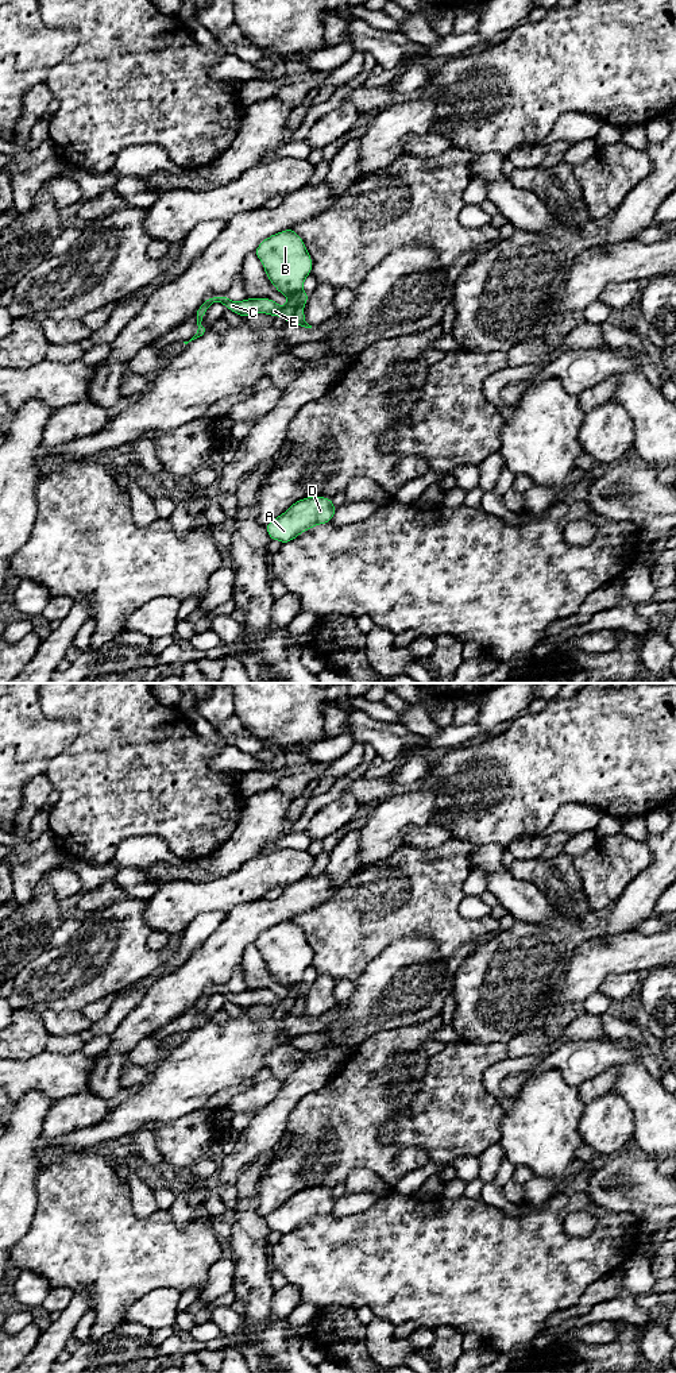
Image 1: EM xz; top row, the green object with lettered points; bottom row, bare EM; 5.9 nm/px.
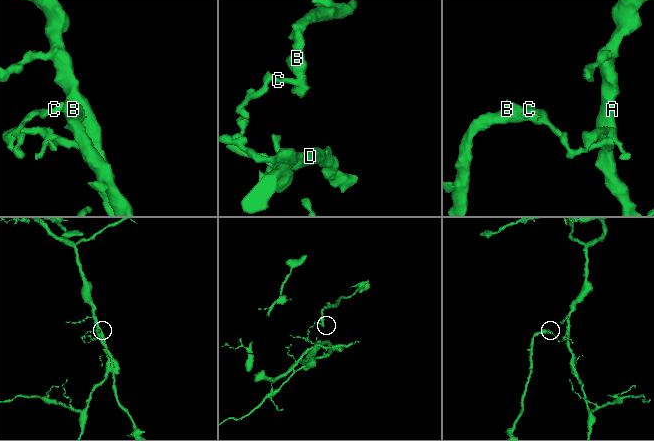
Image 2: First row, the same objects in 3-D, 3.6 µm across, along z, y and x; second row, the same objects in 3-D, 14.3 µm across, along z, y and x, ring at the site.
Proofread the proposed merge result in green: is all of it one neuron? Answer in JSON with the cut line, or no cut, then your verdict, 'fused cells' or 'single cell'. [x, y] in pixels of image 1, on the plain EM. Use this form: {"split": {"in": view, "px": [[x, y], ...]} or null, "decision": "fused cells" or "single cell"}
{"split": {"in": "xz", "px": [[306, 988], [298, 992], [288, 1013]]}, "decision": "fused cells"}

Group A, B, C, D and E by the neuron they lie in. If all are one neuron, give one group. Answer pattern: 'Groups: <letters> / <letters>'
Groups: A C D E / B

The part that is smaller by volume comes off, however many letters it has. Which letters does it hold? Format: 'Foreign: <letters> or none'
Foreign: B

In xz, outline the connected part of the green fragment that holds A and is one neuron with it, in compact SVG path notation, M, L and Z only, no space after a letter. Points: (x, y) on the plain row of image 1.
M306 1188L294 1193L283 1206L264 1218L271 1231L285 1235L312 1218L332 1212L335 1203L332 1189Z

